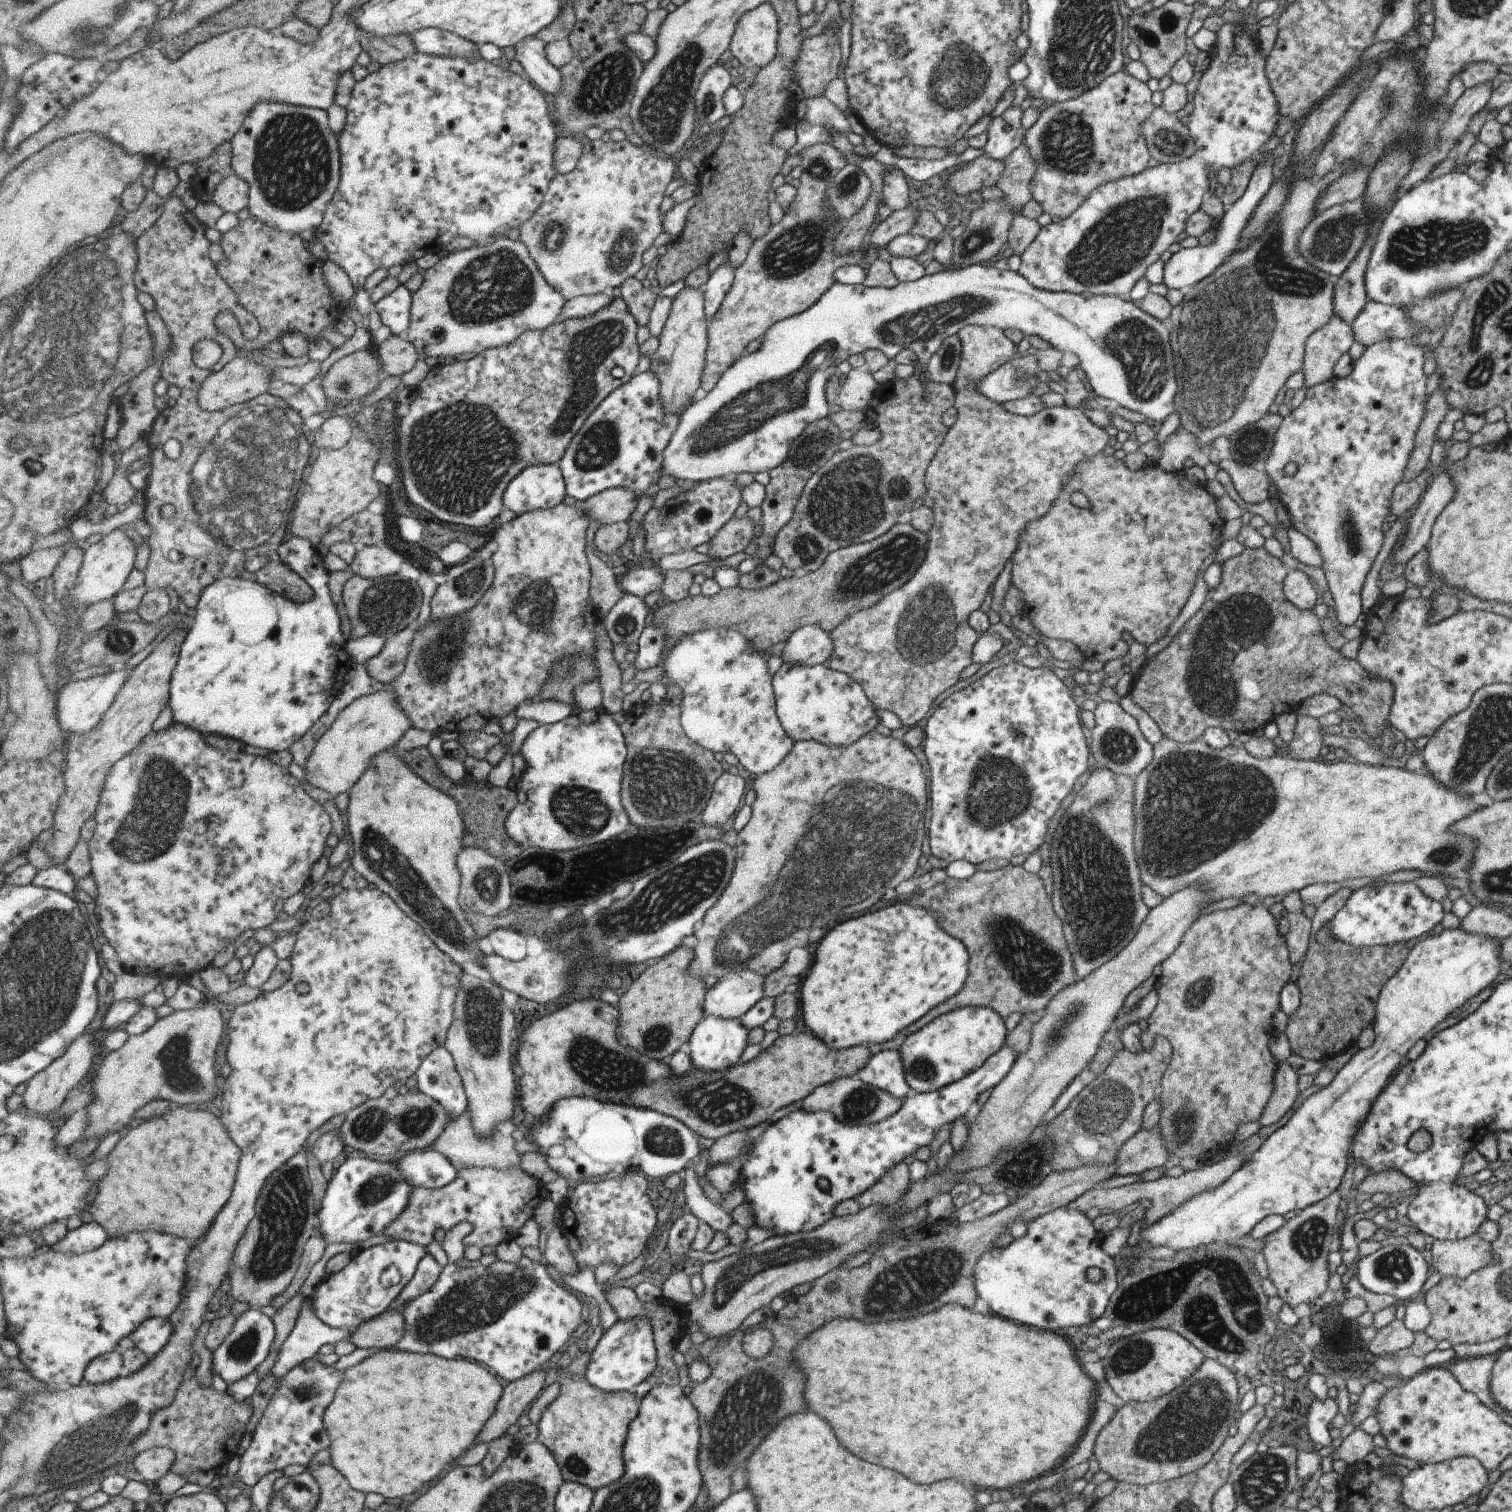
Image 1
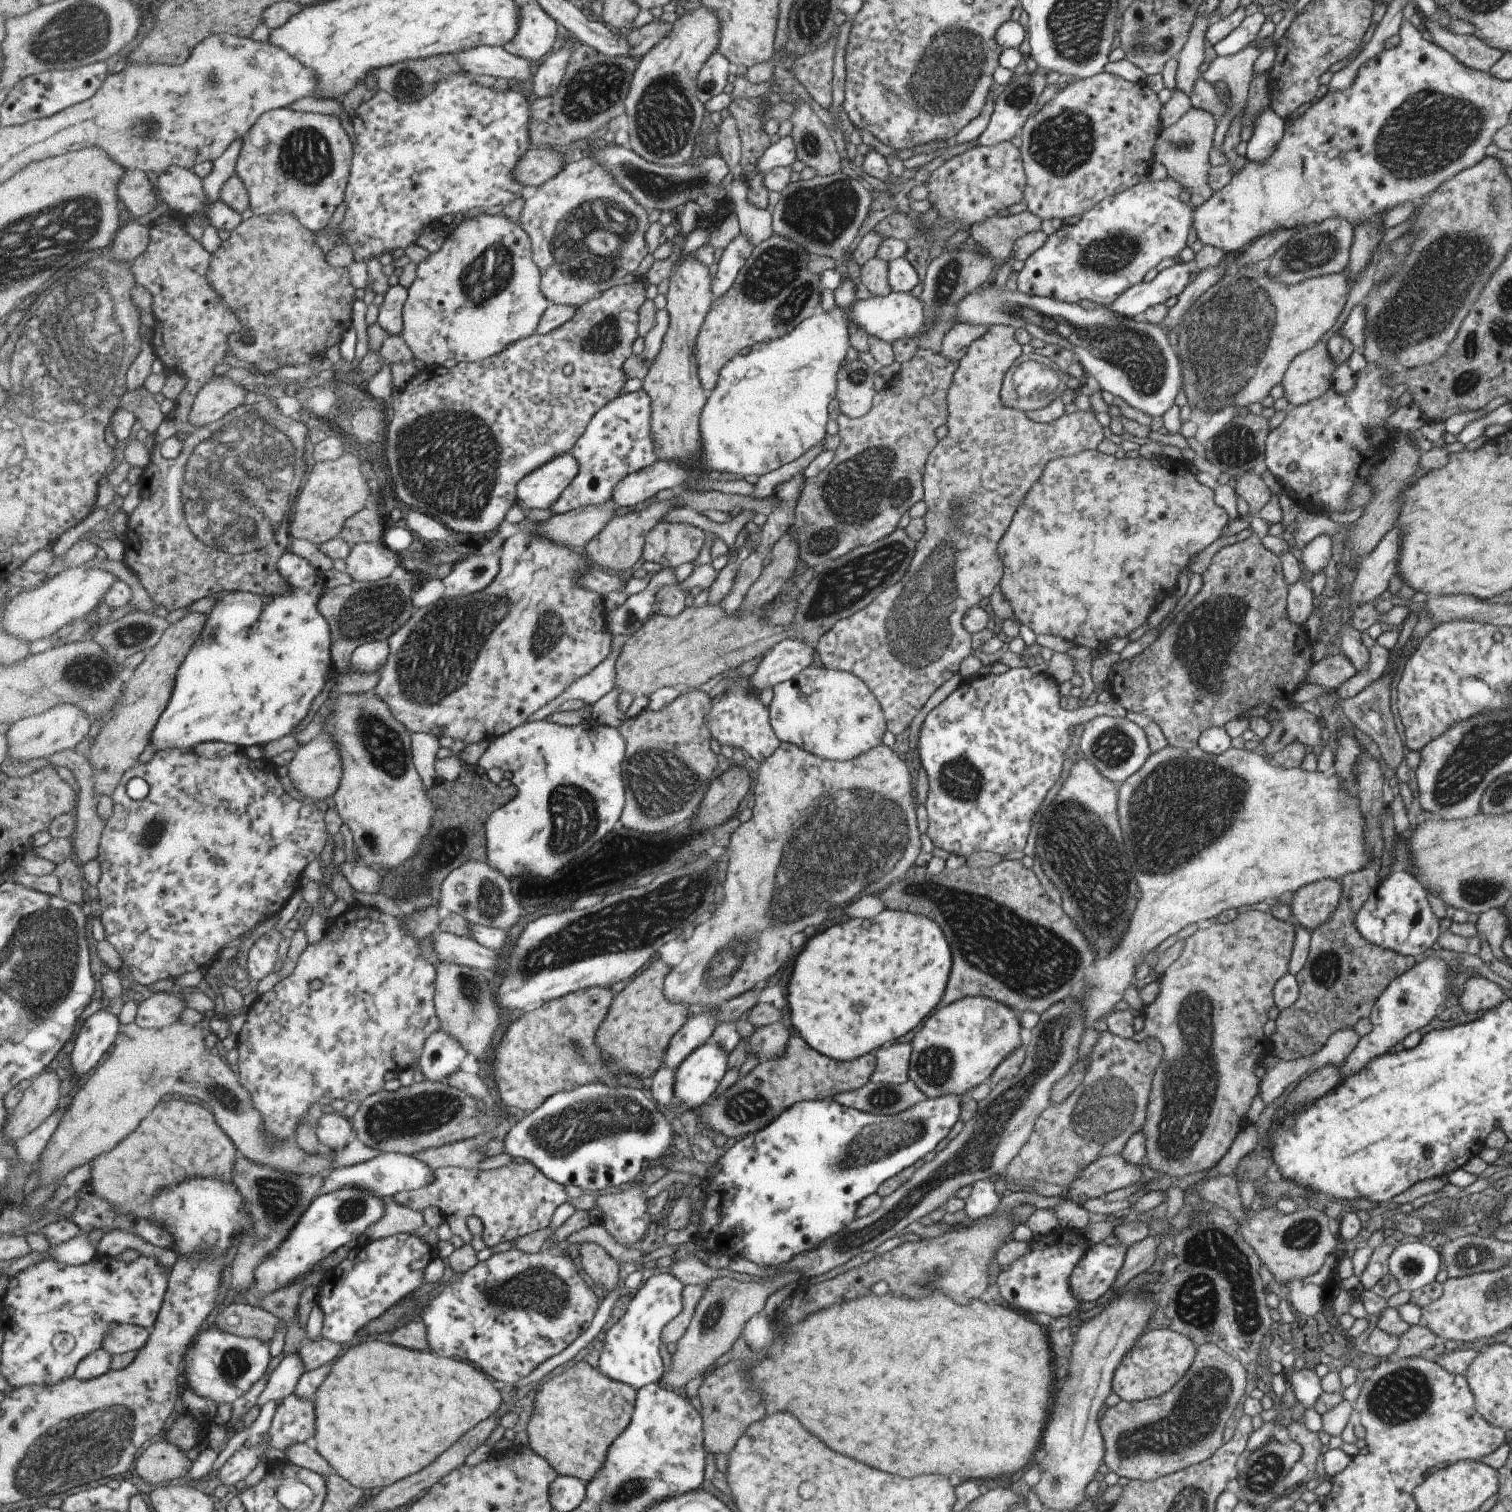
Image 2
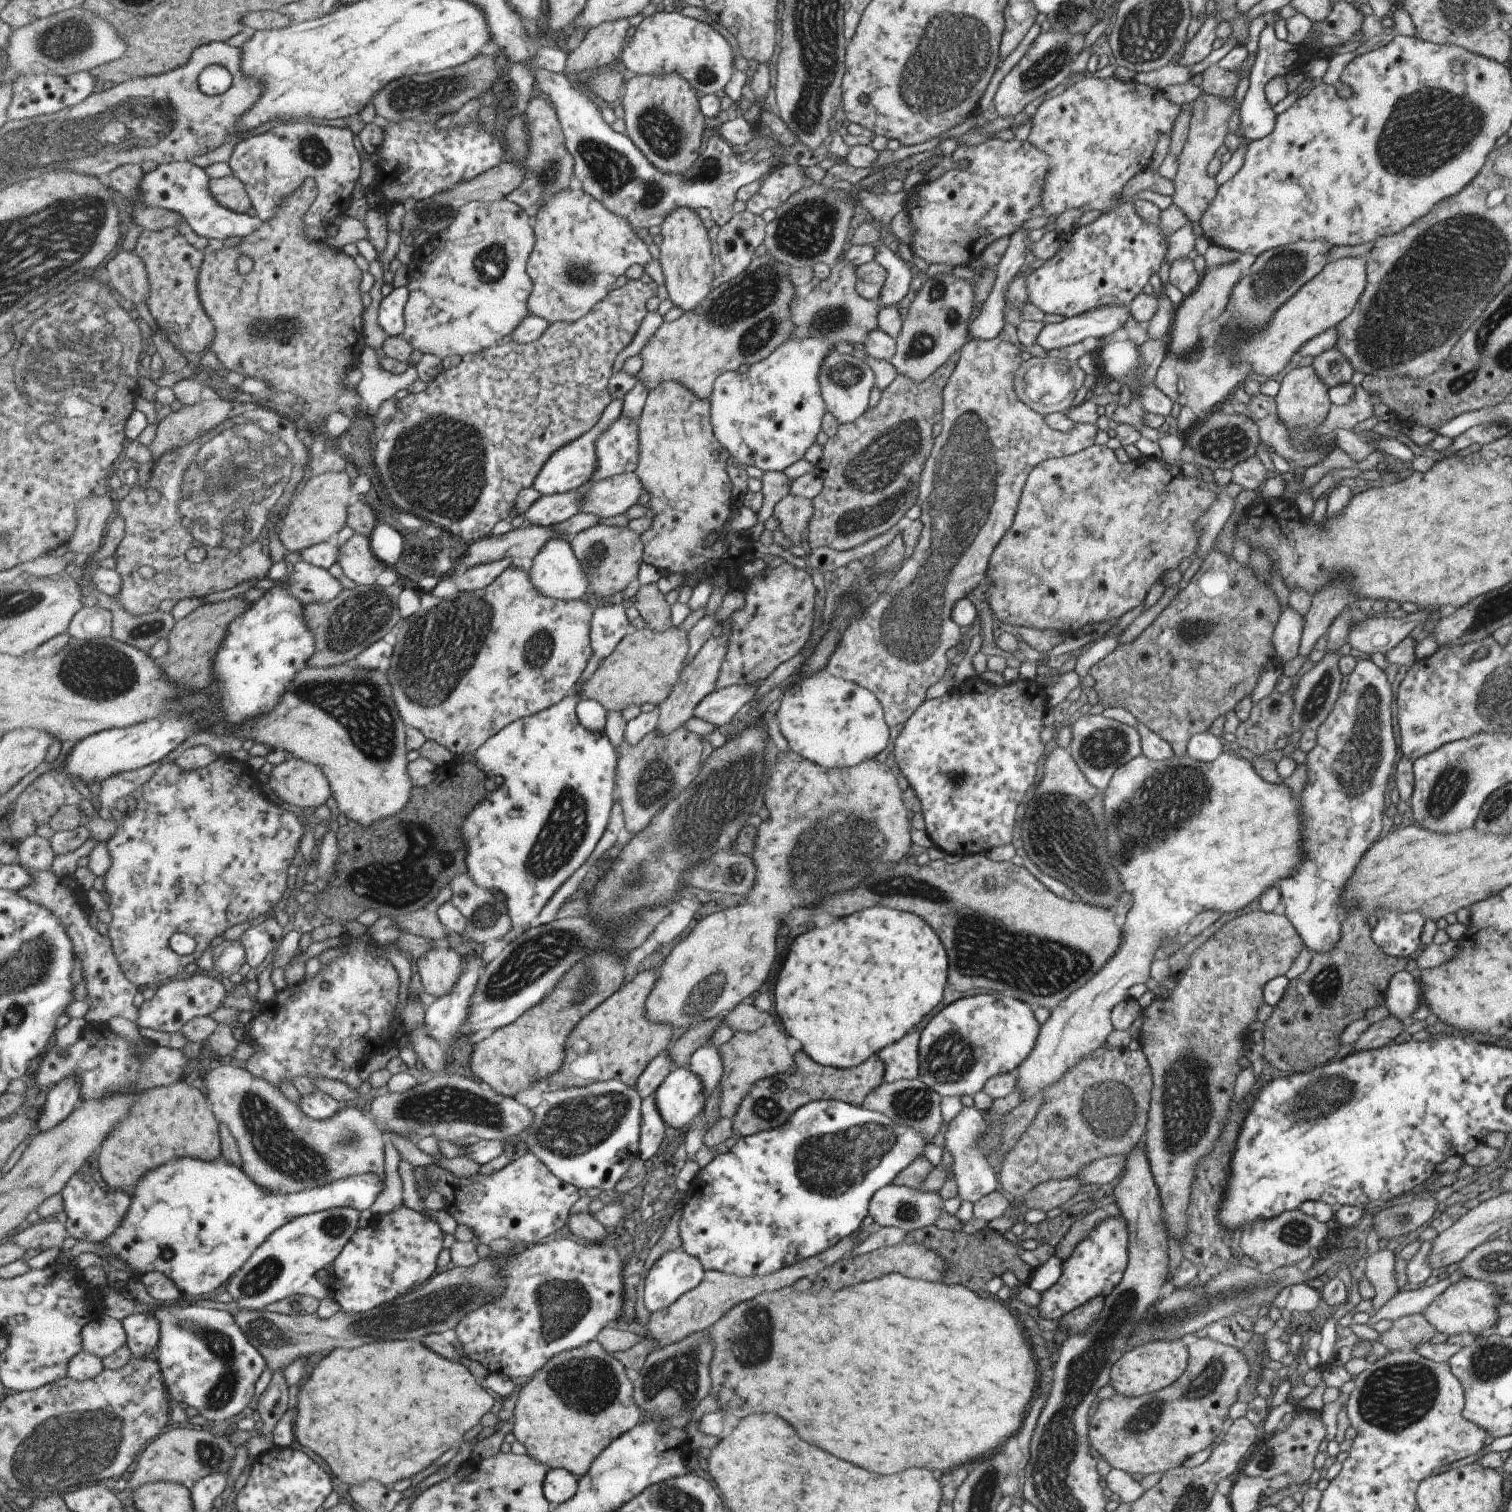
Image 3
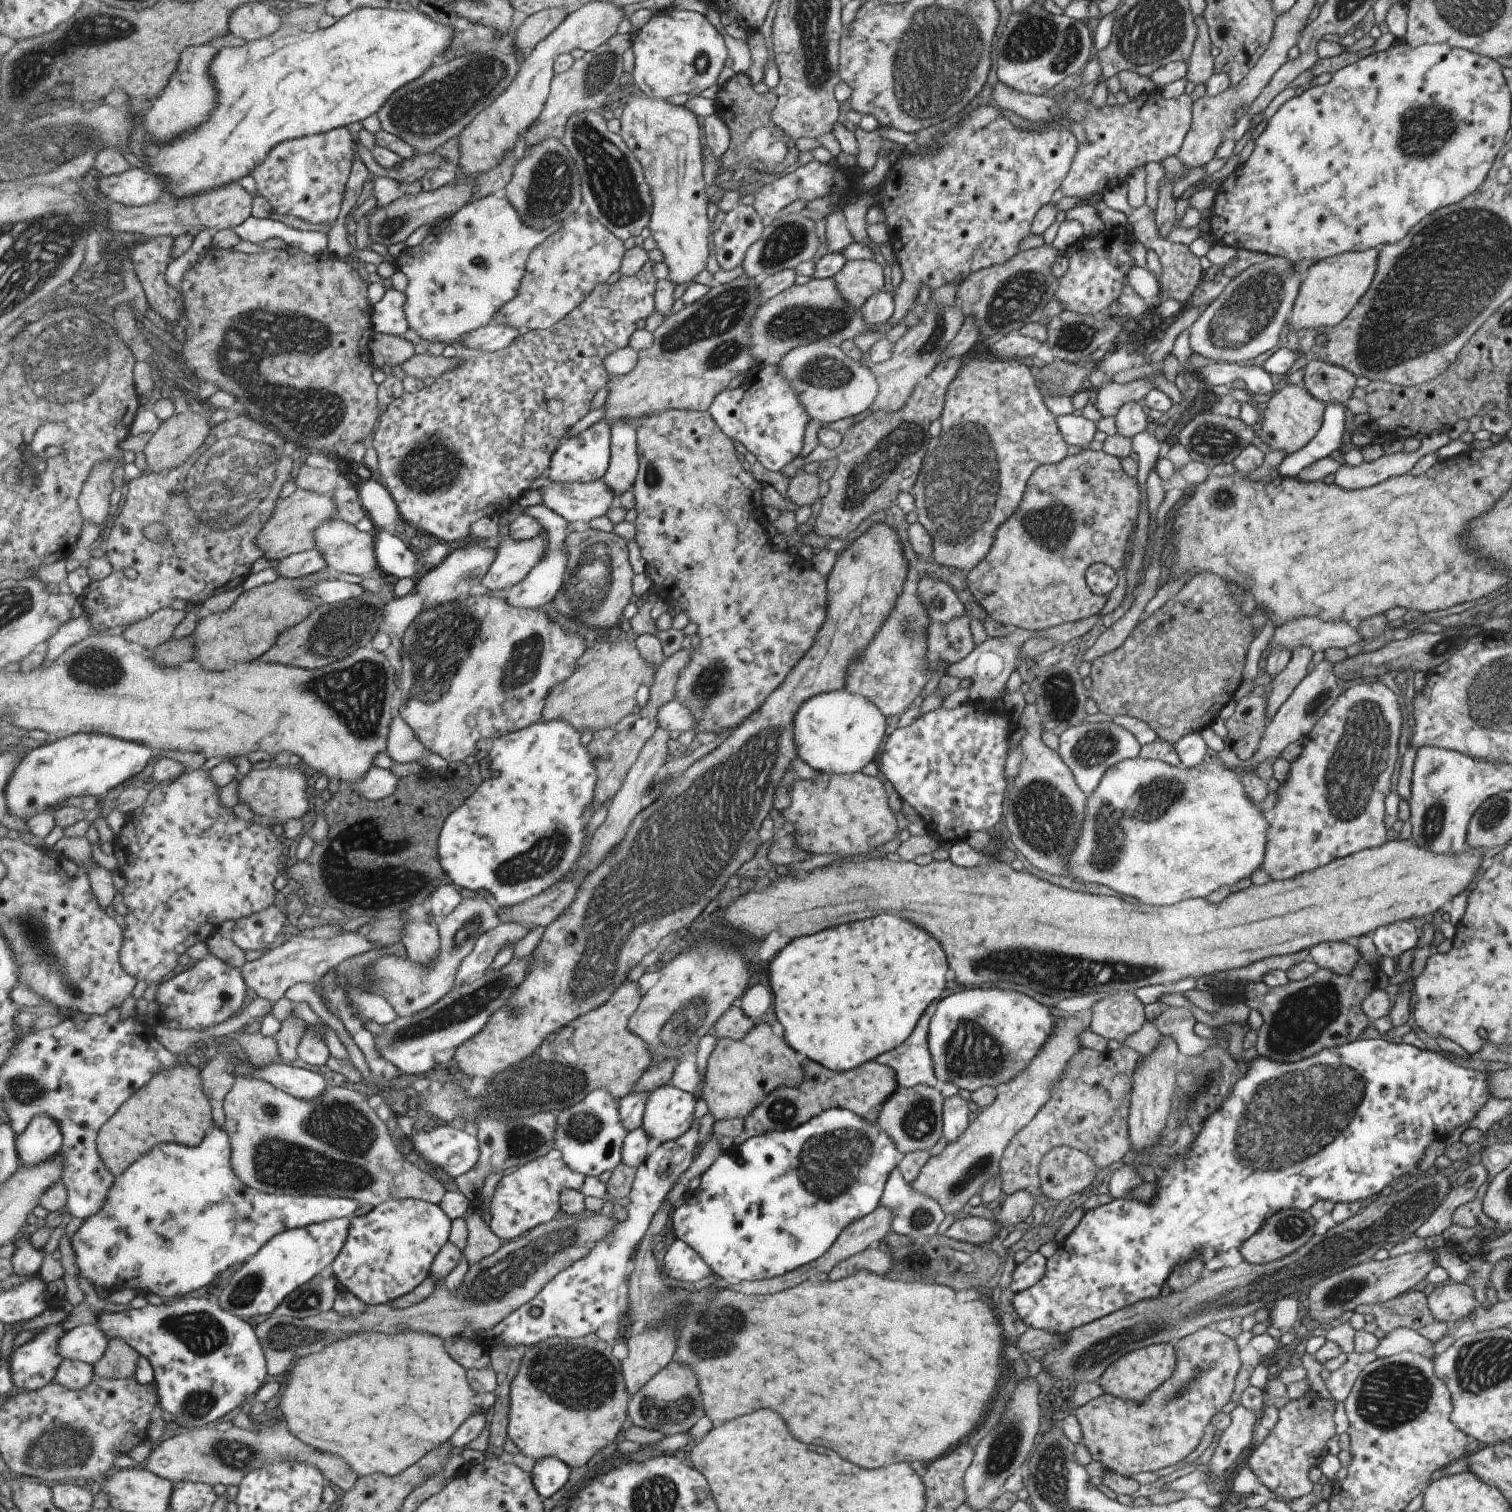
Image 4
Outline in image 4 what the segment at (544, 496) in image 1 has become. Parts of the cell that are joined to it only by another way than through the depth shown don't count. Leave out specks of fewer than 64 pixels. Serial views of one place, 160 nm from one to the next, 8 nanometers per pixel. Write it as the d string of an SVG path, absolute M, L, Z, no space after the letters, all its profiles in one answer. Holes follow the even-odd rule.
M603 420L577 437L566 440L554 452L548 482L590 483L602 480L612 462L612 428Z

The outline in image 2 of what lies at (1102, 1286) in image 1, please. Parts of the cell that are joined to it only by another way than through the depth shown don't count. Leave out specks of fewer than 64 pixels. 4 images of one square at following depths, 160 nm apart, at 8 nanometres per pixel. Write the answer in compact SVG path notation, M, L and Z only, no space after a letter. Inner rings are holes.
M1051 1232L1044 1236L1037 1235L1029 1241L1029 1251L1020 1258L1007 1264L1007 1268L997 1274L995 1285L997 1286L1003 1308L1011 1308L1013 1312L1019 1312L1030 1318L1036 1314L1046 1314L1053 1320L1065 1318L1065 1316L1077 1313L1076 1305L1079 1302L1071 1288L1069 1288L1069 1274L1077 1266L1088 1250L1086 1240L1081 1234L1079 1238L1072 1232Z

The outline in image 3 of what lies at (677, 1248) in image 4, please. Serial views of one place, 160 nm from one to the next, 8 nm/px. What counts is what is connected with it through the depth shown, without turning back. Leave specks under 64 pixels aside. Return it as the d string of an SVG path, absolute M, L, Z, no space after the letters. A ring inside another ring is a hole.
M682 1247L667 1251L654 1262L645 1278L647 1310L663 1310L680 1300L680 1296L701 1284L706 1272L704 1264Z

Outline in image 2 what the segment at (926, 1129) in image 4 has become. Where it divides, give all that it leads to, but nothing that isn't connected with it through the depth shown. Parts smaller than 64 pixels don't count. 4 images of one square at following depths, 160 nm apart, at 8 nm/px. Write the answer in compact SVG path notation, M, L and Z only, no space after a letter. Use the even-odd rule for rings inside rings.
M908 1080L899 1085L868 1081L857 1090L847 1090L831 1096L831 1100L843 1108L853 1108L859 1112L893 1115L928 1098L915 1088L911 1080Z

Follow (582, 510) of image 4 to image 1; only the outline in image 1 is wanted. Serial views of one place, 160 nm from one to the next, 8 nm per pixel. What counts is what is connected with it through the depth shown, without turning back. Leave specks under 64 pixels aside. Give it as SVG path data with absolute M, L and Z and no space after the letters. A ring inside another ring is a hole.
M969 264L965 268L945 268L941 272L931 274L929 276L923 276L913 282L898 282L895 287L883 288L883 287L865 287L864 285L848 286L847 284L840 284L835 282L810 308L807 308L800 314L792 315L790 318L777 321L773 324L767 334L761 339L760 347L751 352L751 354L744 354L732 367L724 372L717 380L716 386L698 402L694 403L686 412L681 416L680 428L677 430L676 435L673 436L672 443L669 444L664 454L664 464L661 474L663 476L673 476L673 478L683 480L686 484L689 482L698 482L703 480L712 480L715 478L734 477L736 474L741 472L753 472L760 473L769 471L771 468L779 468L781 462L785 460L787 452L789 452L789 446L793 442L793 438L801 435L801 432L805 431L805 426L820 420L821 418L827 417L829 412L829 405L825 399L824 386L829 377L834 373L837 373L836 367L842 361L845 361L849 356L854 354L861 354L867 350L879 350L885 354L885 358L893 359L903 349L909 349L912 351L919 362L928 362L929 358L937 351L940 343L957 333L957 330L961 330L963 326L969 326L969 324L975 324L976 326L990 326L996 327L1001 330L1005 328L1017 328L1021 330L1023 335L1035 335L1049 343L1049 346L1057 351L1069 352L1069 354L1075 354L1079 359L1079 366L1082 368L1087 382L1091 387L1092 392L1096 396L1106 398L1107 400L1113 401L1115 406L1123 407L1131 412L1137 412L1142 415L1145 420L1149 422L1158 422L1161 424L1167 416L1174 412L1175 396L1176 396L1176 376L1175 376L1175 365L1173 362L1172 351L1170 350L1170 338L1171 334L1168 334L1167 330L1159 322L1151 316L1148 316L1143 310L1138 308L1137 303L1128 301L1126 298L1106 296L1106 295L1093 295L1090 298L1081 298L1079 295L1075 295L1069 292L1045 292L1032 288L1018 273L1011 272L1006 269L1002 264L996 266L981 266L980 264Z

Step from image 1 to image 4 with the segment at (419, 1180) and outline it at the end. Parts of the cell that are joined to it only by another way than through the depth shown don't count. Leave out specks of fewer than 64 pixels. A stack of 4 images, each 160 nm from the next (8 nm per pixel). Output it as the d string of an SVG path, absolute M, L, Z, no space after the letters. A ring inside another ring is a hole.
M215 1123L199 1146L157 1144L153 1152L142 1156L116 1177L103 1208L76 1230L71 1246L82 1278L93 1286L99 1284L110 1292L131 1287L141 1291L142 1296L151 1293L163 1299L176 1296L179 1300L203 1293L222 1272L245 1264L275 1235L323 1221L353 1217L359 1206L345 1197L270 1195L255 1190L236 1175L228 1130Z

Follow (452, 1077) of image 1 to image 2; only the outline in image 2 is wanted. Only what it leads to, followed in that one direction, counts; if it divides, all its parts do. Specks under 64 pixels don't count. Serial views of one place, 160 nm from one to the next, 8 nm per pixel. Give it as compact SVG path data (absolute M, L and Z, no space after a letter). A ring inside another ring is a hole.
M443 1029L437 1030L425 1042L425 1050L418 1063L419 1070L425 1079L447 1084L449 1078L461 1070L461 1064L467 1055L455 1036L447 1034Z

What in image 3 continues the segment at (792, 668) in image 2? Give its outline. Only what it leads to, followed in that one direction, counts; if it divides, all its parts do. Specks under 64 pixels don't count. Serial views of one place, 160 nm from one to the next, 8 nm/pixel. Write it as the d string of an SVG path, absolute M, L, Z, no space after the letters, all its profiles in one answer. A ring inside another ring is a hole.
M733 685L709 693L695 709L695 718L709 722L719 728L725 722L730 722L731 716L747 703L759 685Z

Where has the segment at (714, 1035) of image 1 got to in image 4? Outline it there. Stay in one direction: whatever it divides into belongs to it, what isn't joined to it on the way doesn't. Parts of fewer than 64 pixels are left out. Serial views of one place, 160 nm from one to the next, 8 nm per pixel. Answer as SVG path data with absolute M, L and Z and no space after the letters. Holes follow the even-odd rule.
M660 1086L648 1096L642 1127L661 1144L680 1139L692 1128L695 1104L695 1096L681 1086Z

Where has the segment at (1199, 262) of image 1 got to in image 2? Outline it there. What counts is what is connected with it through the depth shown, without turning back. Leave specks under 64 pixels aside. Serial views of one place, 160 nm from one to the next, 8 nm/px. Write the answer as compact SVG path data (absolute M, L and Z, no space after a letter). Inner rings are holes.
M1270 106L1263 108L1253 120L1253 133L1246 143L1245 159L1251 162L1267 160L1283 138L1284 122L1273 114ZM1192 261L1175 262L1157 272L1153 280L1133 284L1128 290L1107 308L1123 318L1142 317L1149 306L1164 303L1171 297L1177 297L1189 282L1190 274L1193 273L1194 264Z

